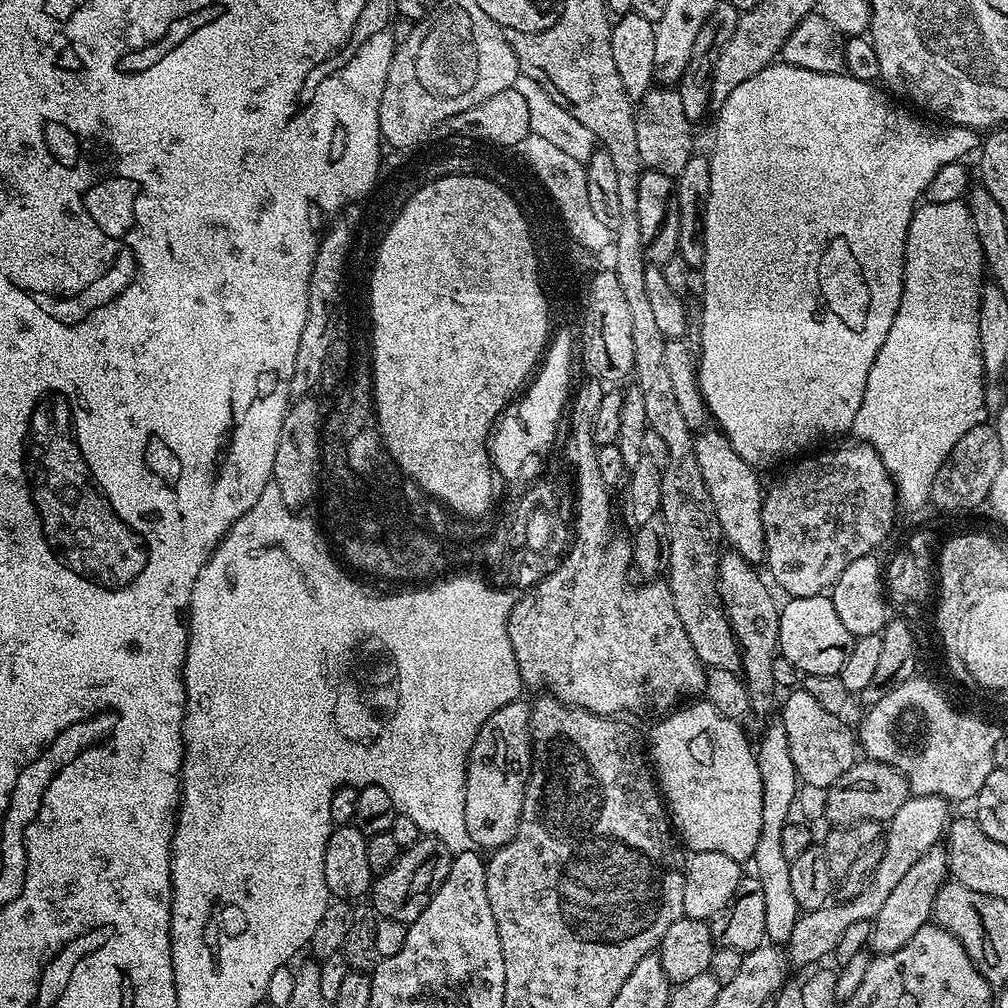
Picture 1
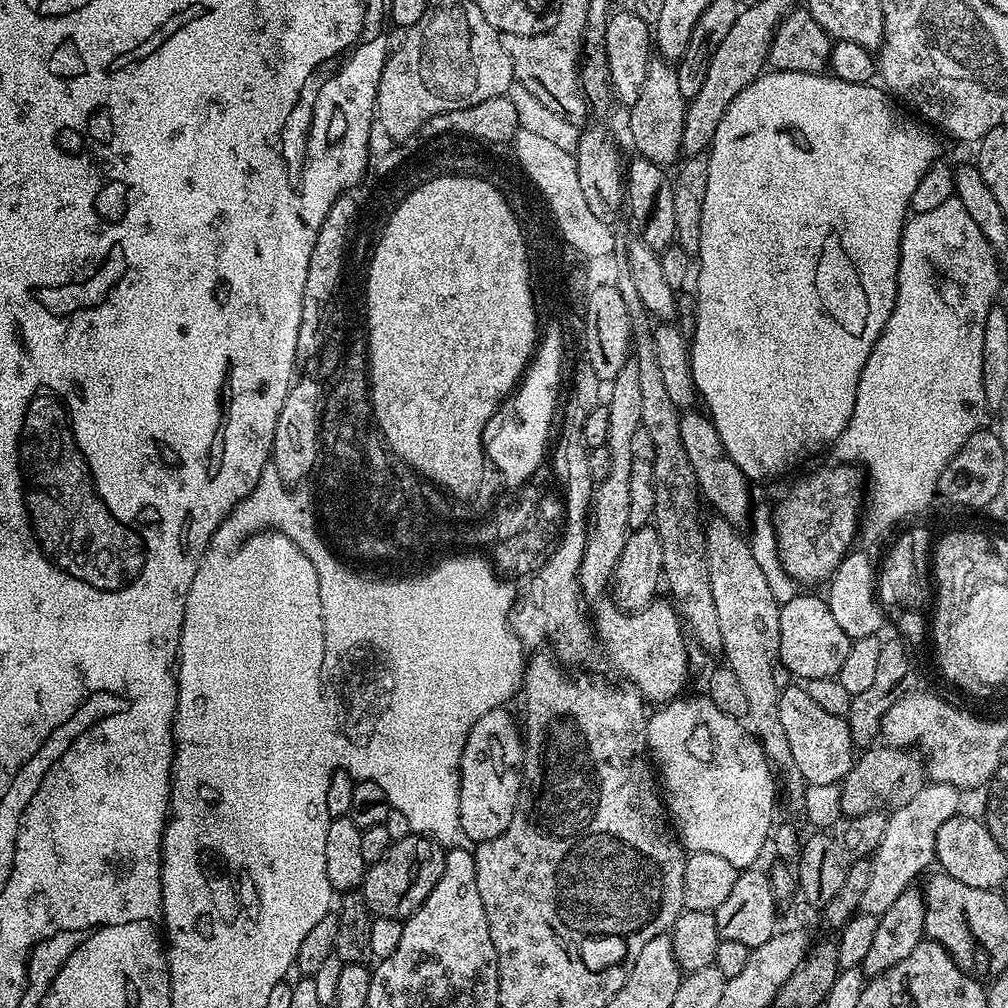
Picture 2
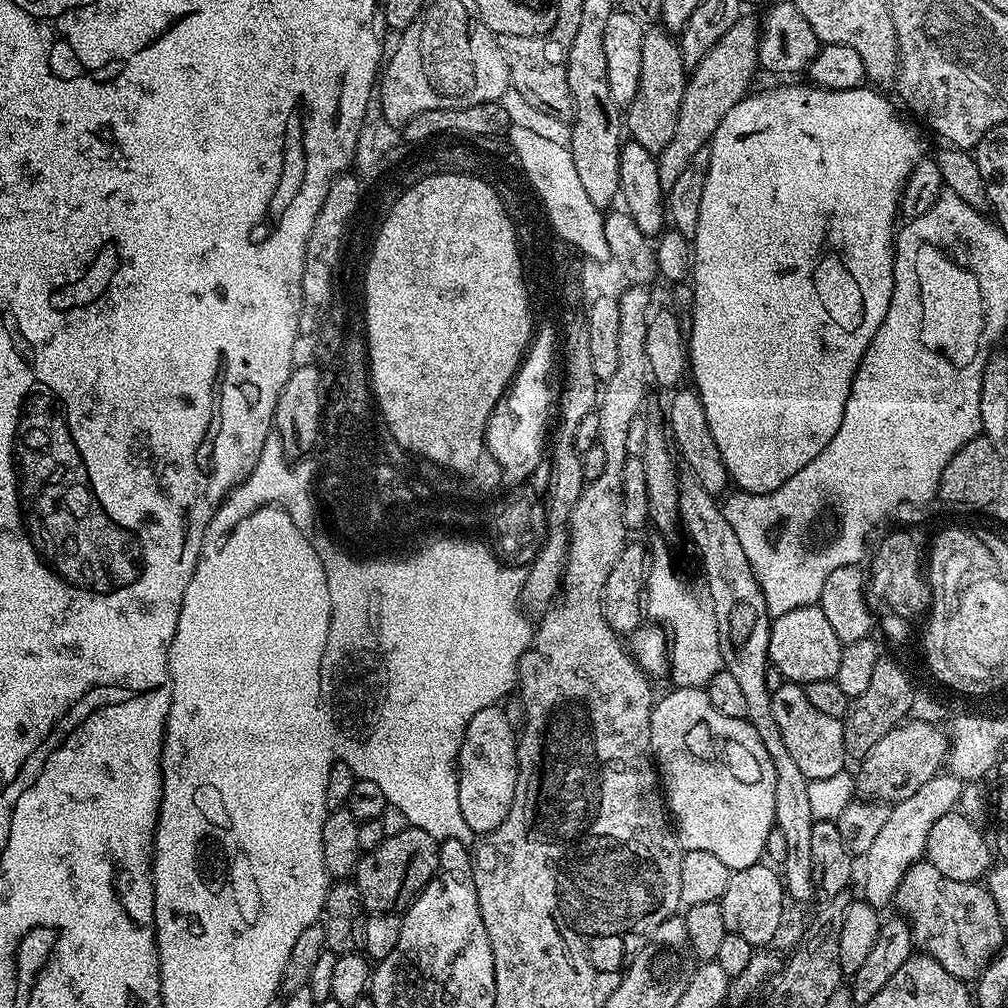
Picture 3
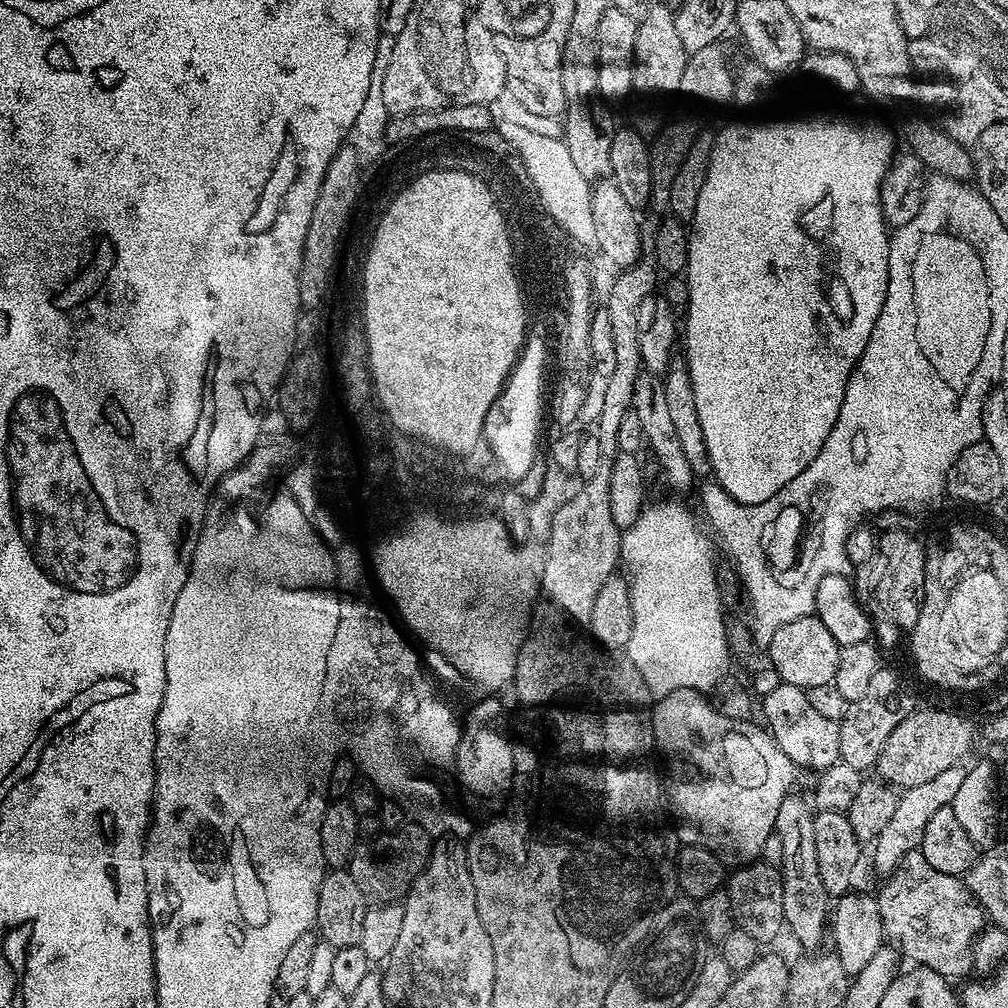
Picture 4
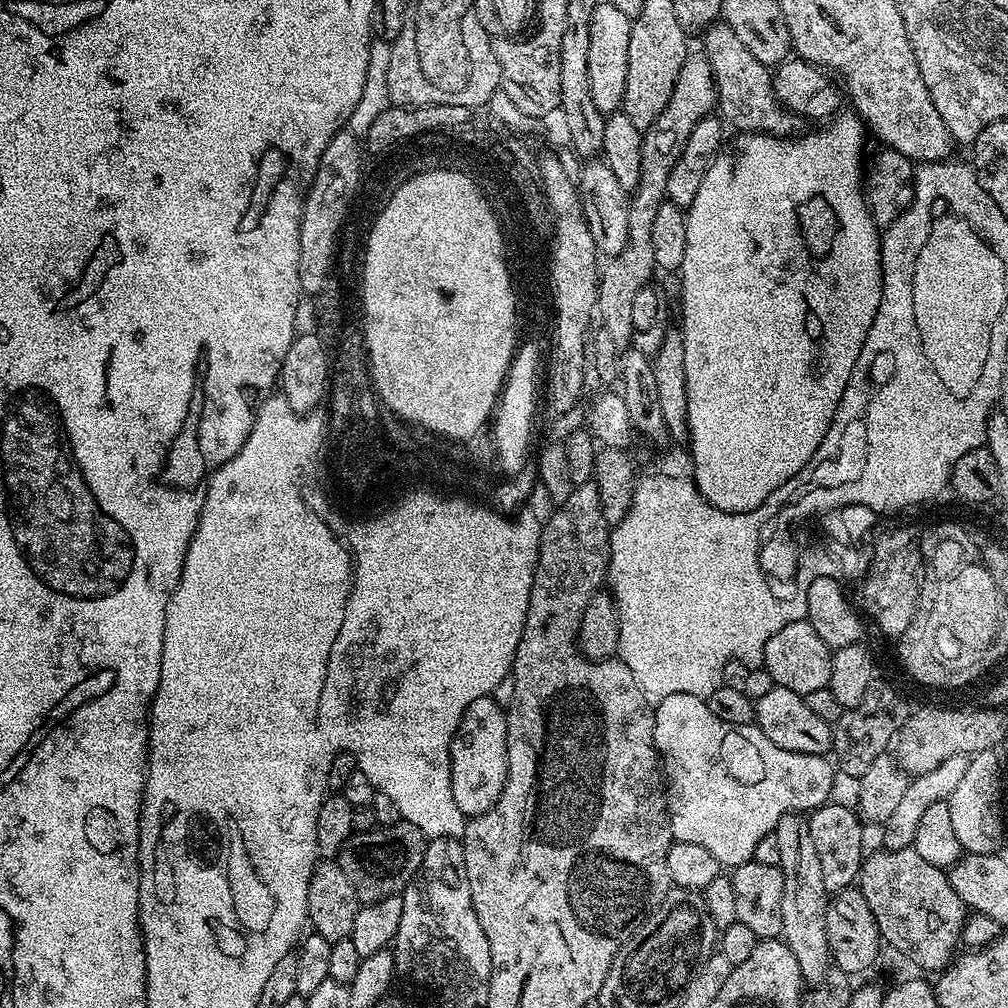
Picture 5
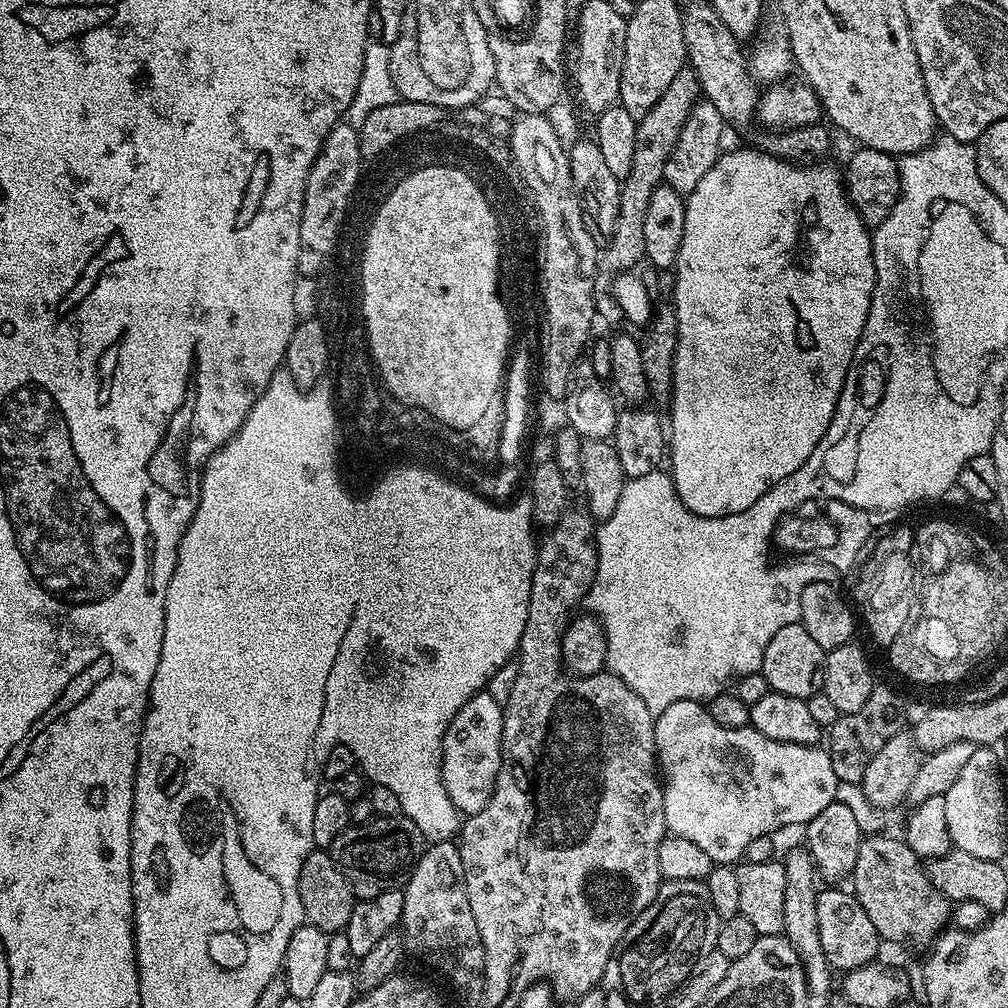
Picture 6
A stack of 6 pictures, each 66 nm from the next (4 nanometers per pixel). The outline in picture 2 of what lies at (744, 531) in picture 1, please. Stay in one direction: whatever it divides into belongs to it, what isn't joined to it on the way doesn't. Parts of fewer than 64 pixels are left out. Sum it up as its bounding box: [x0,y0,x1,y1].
[680,410,753,526]

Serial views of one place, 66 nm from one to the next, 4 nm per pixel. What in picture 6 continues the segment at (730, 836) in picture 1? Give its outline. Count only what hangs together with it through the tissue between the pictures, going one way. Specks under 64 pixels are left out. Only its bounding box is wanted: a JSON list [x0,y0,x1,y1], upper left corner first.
[655,700,838,865]

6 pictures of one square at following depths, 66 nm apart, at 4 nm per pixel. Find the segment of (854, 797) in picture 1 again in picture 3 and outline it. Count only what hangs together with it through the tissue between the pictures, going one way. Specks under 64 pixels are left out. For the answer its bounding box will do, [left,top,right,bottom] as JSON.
[855,724,949,806]

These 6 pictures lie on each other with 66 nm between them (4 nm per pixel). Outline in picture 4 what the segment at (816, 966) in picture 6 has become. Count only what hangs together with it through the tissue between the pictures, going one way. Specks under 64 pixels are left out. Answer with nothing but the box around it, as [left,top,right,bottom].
[775,793,830,950]

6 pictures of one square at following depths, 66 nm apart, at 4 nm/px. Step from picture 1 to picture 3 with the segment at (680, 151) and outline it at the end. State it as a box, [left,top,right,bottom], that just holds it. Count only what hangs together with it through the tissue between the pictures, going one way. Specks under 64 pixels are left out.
[626,27,688,154]

